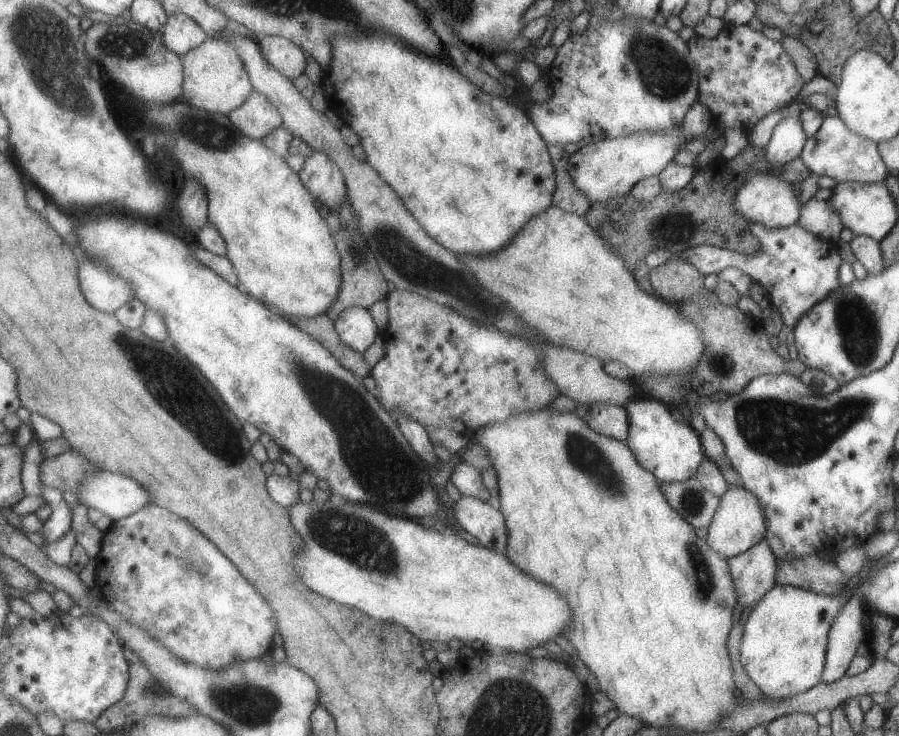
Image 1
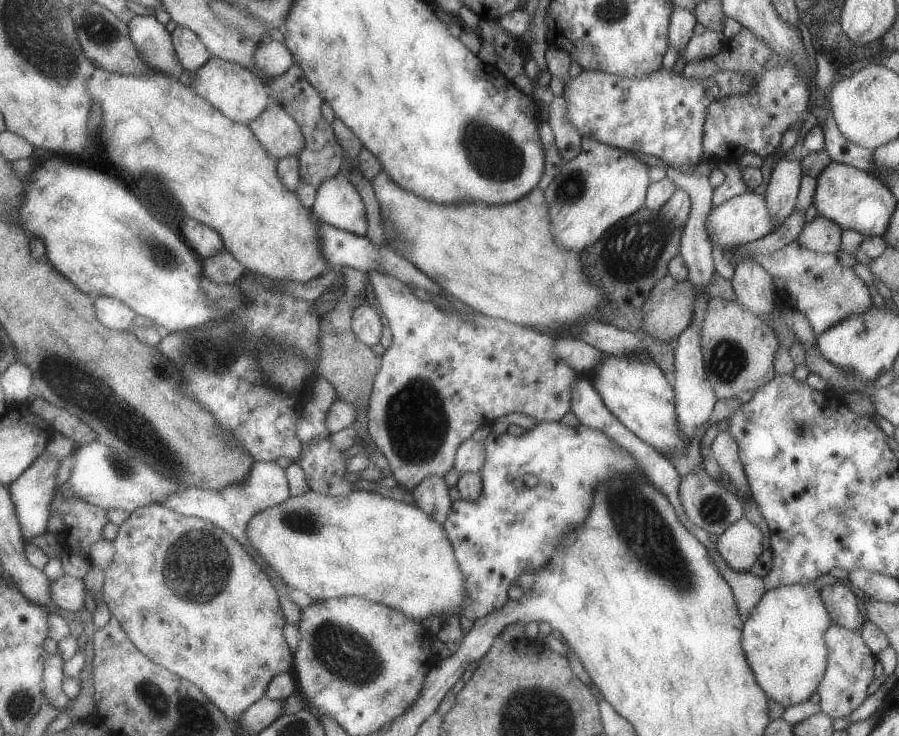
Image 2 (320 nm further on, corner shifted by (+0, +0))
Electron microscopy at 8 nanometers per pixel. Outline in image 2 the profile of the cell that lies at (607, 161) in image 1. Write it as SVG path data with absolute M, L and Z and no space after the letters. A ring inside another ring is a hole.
M581 137L581 151L576 158L562 165L560 174L544 190L545 201L548 204L551 218L553 238L558 240L558 246L566 250L582 252L619 220L624 220L645 206L647 190L652 183L646 163L636 160L629 152L598 142L592 137Z

